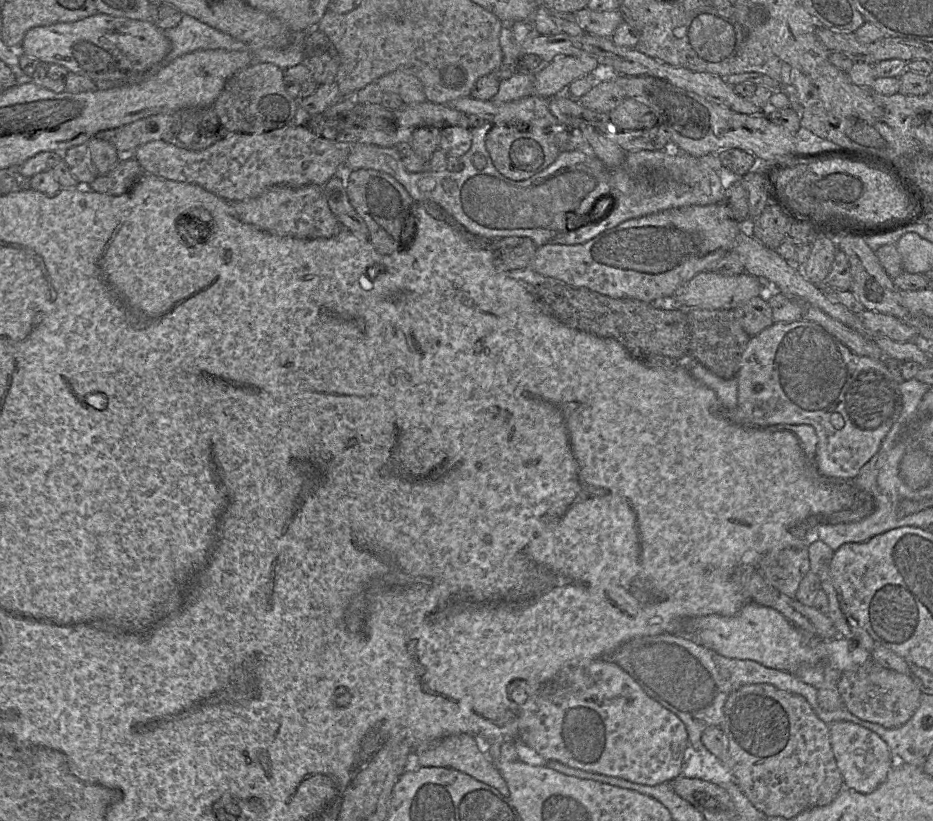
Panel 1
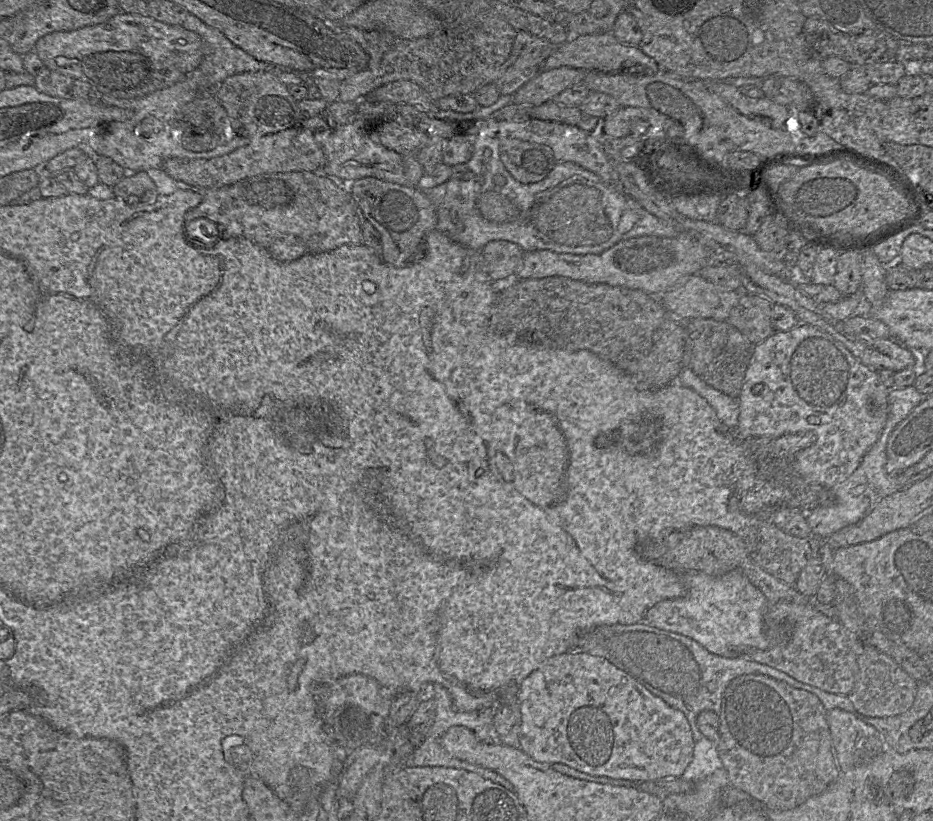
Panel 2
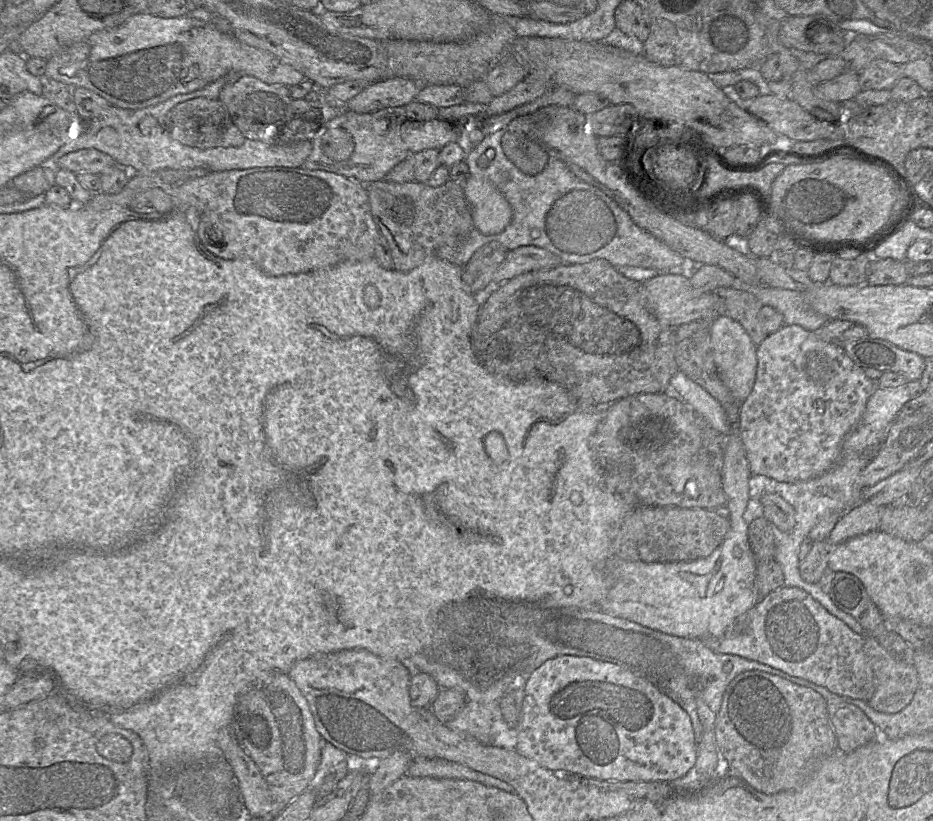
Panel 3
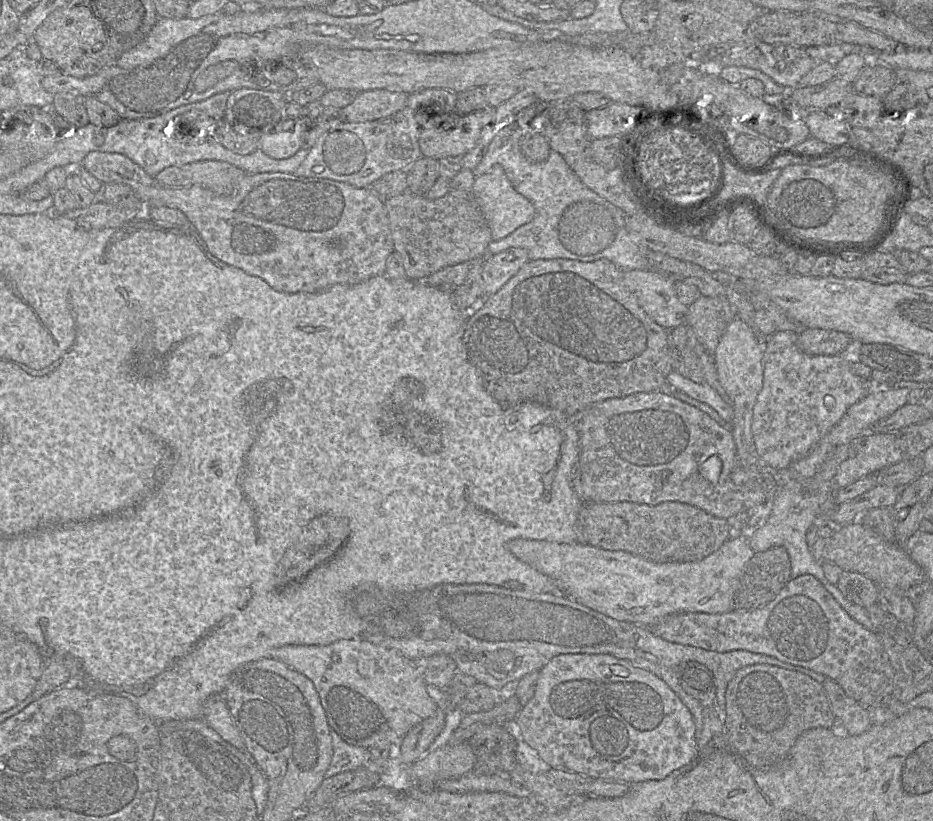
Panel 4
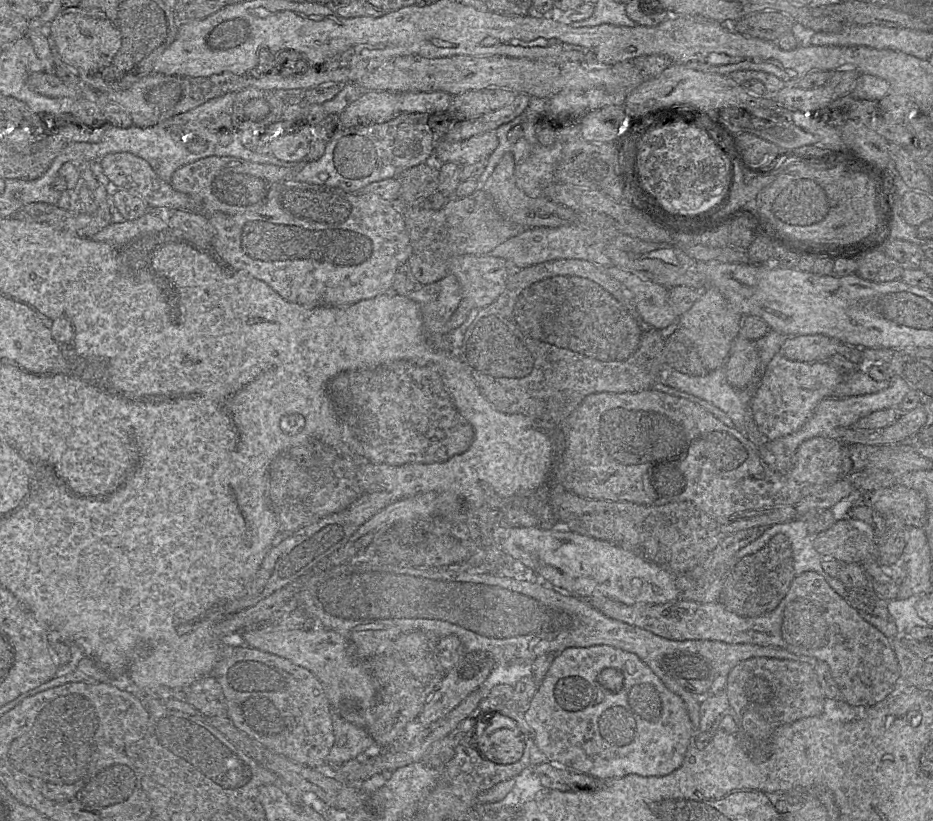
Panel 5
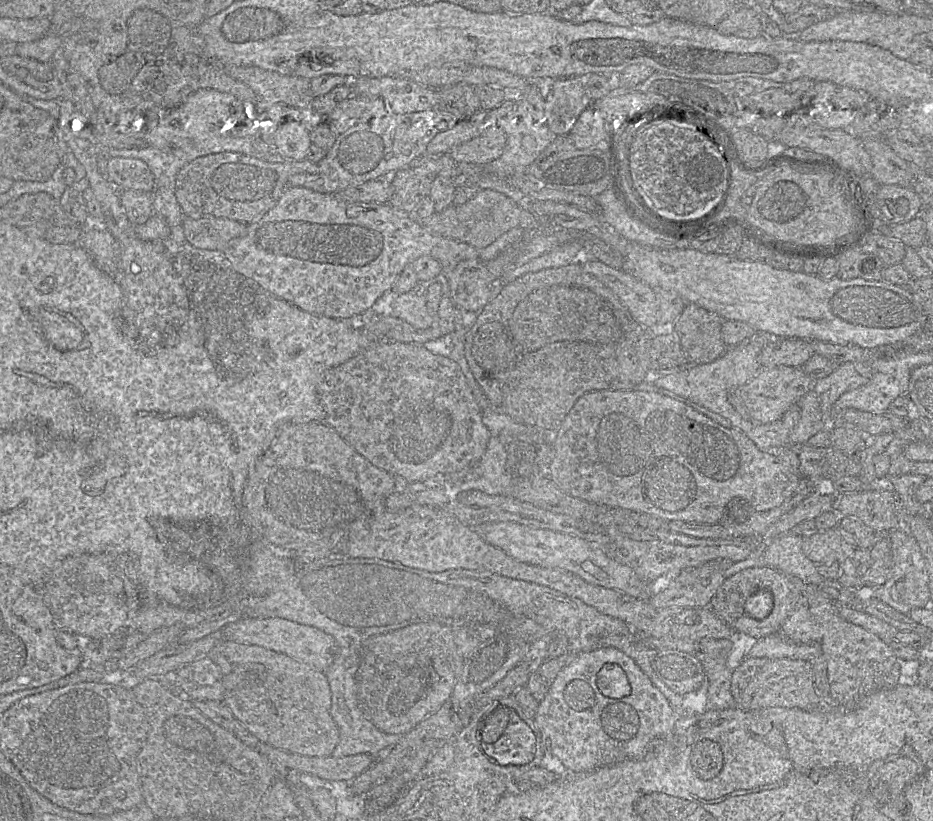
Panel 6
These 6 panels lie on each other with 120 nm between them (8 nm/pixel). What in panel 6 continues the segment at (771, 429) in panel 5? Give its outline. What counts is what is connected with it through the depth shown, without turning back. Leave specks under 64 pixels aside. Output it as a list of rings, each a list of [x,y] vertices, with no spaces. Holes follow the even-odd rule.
[[[762,367],[752,381],[740,388],[740,396],[749,416],[761,424],[767,424],[781,418],[811,390],[814,383],[815,381],[799,367]]]

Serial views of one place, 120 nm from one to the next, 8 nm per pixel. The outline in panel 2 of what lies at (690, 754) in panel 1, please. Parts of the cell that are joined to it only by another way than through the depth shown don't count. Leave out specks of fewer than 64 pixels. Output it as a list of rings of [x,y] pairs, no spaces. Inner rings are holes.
[[[702,737],[695,743],[693,758],[681,778],[695,784],[711,775],[715,770],[722,768],[717,744],[713,744],[706,737]]]

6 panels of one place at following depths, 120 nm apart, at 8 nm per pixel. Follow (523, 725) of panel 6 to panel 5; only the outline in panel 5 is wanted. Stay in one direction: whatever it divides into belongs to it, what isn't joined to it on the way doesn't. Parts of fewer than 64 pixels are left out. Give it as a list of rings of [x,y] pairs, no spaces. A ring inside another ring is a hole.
[[[475,712],[471,717],[475,723],[476,746],[485,758],[502,765],[513,764],[522,758],[526,748],[526,740],[514,720],[493,712],[484,715]]]

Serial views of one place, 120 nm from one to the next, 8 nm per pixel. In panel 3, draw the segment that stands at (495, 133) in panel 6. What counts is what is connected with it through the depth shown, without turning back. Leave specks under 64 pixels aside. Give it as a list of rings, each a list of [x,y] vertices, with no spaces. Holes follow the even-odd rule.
[[[439,119],[426,122],[405,121],[401,127],[401,138],[410,154],[427,149],[441,150],[451,142],[460,140],[455,123]]]

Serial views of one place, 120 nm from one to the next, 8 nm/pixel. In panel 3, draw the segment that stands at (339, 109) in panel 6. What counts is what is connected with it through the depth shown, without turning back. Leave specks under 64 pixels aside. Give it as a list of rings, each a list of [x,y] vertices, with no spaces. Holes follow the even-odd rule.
[[[391,77],[371,83],[345,106],[360,114],[391,107],[405,107],[416,99],[420,89],[421,85],[411,79]]]

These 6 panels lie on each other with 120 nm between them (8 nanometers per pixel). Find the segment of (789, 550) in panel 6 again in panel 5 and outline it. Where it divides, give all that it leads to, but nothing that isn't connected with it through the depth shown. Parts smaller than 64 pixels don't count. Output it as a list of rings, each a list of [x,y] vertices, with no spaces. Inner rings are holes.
[[[796,518],[767,527],[760,537],[736,554],[737,562],[761,550],[777,534],[783,534],[788,538],[791,545],[795,576],[808,571],[816,572],[823,577],[825,576],[833,590],[844,600],[847,600],[849,590],[840,580],[830,577],[823,570],[823,558],[813,546],[814,536],[811,536],[807,530],[808,520],[809,518]]]

